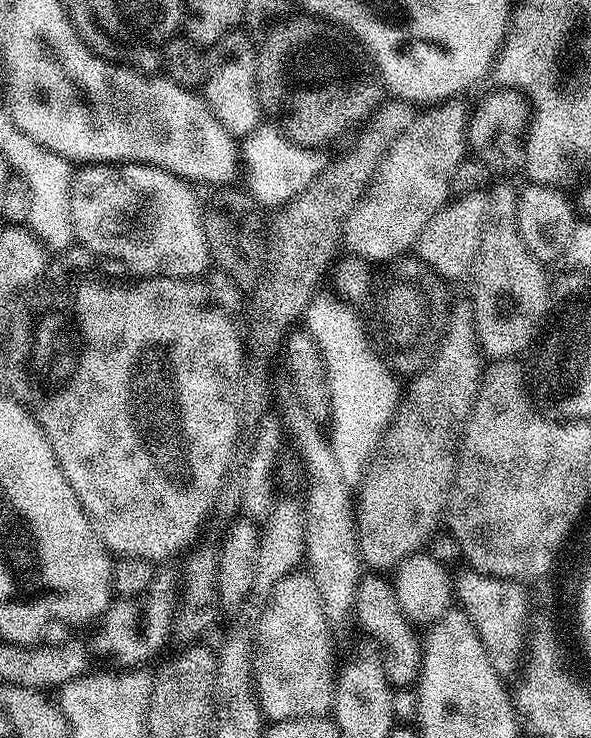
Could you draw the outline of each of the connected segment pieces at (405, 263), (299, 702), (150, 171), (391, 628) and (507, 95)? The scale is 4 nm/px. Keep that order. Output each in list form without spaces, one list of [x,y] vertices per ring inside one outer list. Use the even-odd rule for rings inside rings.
[[[405,254],[397,256],[396,259],[387,261],[383,265],[384,268],[380,272],[380,277],[376,280],[376,293],[372,296],[372,324],[370,320],[370,339],[377,352],[384,358],[384,363],[396,373],[400,378],[411,378],[416,373],[421,372],[427,365],[429,358],[434,354],[437,344],[440,343],[440,336],[444,332],[444,327],[448,321],[448,309],[450,307],[450,299],[448,300],[448,288],[444,285],[445,277],[441,273],[435,272],[430,266],[426,266],[426,262],[419,260],[415,254]]]
[[[304,570],[286,574],[272,587],[263,608],[264,613],[254,623],[252,654],[260,711],[272,722],[325,715],[332,707],[338,668],[332,665],[330,625],[314,578]]]
[[[86,164],[75,169],[70,186],[70,222],[75,243],[94,254],[114,258],[140,278],[169,276],[195,280],[212,264],[206,242],[204,208],[191,183],[149,164]]]
[[[384,574],[361,575],[360,585],[356,591],[355,623],[360,623],[369,632],[371,643],[375,644],[380,653],[380,661],[386,670],[386,678],[392,683],[393,689],[407,689],[417,683],[420,675],[422,659],[422,640],[412,621],[402,614],[396,601],[394,584]],[[372,575],[372,576],[368,576]]]
[[[497,87],[496,92],[480,100],[468,117],[468,146],[471,155],[489,169],[519,173],[524,166],[524,138],[528,130],[530,109],[521,92],[512,88]]]

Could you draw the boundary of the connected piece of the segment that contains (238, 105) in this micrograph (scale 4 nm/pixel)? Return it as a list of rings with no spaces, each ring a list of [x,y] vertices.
[[[247,31],[226,34],[207,53],[204,66],[202,99],[214,118],[230,135],[243,138],[262,123],[260,96],[256,92],[256,53],[253,37]]]

